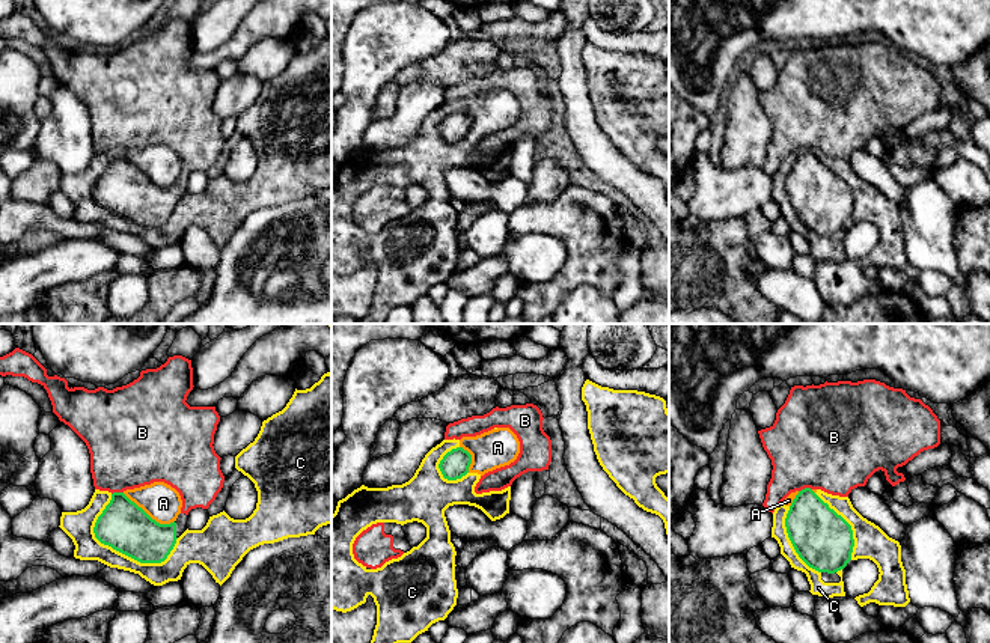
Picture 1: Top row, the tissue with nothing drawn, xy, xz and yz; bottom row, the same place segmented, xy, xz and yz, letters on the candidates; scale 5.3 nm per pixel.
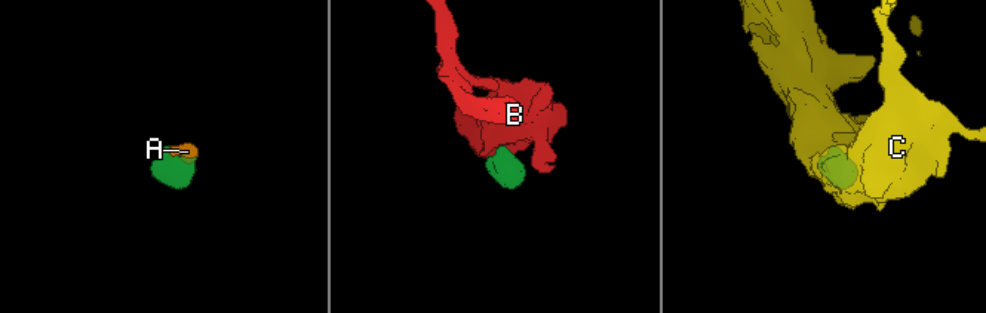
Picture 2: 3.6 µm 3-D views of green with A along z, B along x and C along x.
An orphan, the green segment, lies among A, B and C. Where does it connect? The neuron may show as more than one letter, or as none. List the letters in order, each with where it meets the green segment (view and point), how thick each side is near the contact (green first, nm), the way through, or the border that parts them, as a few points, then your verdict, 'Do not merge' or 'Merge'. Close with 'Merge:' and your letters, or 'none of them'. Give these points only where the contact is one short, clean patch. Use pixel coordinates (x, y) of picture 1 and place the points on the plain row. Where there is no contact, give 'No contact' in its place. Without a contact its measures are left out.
A: Touches green at xy (146, 176). Thickness 260 nm (green) against 200 nm. Boundary: xy (122, 155), (157, 184), (174, 184). Do not merge
B: Touches green at yz (805, 151). Thickness 300 nm (green) against 480 nm. Merge
C: Touches green at xy (136, 222). Thickness 260 nm (green) against 120 nm. Do not merge
Merge: B

